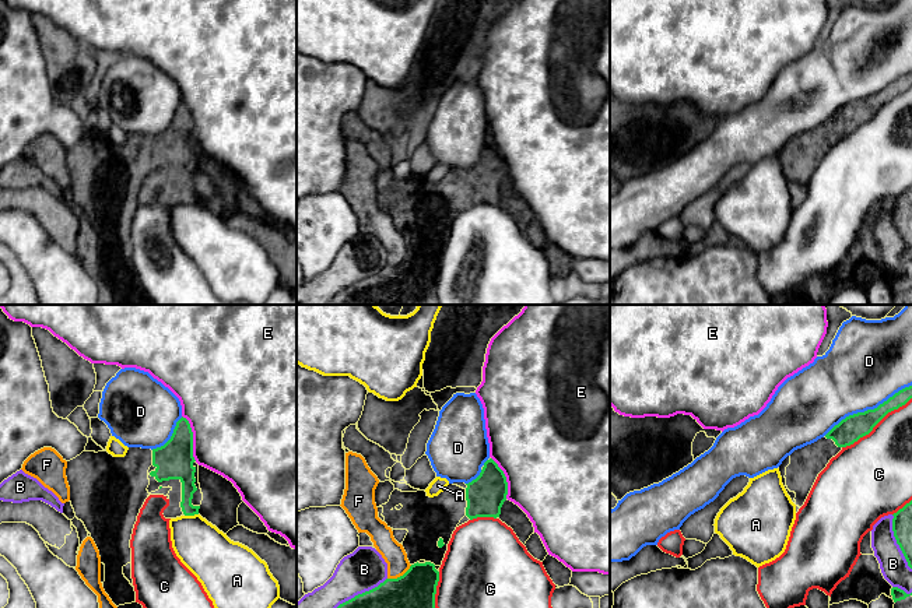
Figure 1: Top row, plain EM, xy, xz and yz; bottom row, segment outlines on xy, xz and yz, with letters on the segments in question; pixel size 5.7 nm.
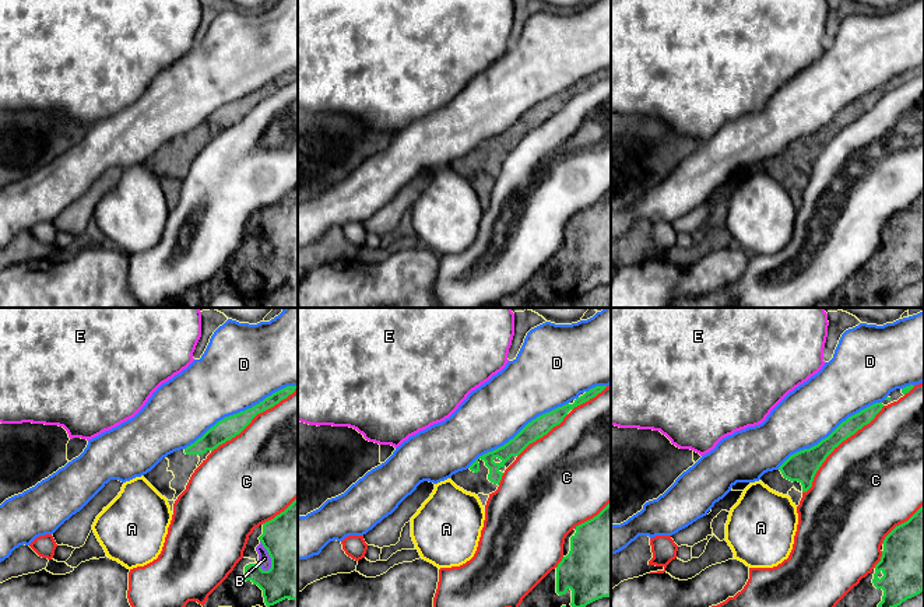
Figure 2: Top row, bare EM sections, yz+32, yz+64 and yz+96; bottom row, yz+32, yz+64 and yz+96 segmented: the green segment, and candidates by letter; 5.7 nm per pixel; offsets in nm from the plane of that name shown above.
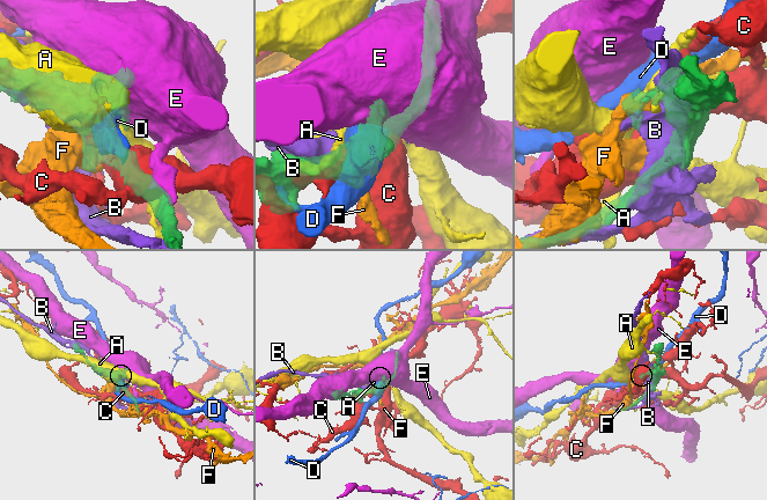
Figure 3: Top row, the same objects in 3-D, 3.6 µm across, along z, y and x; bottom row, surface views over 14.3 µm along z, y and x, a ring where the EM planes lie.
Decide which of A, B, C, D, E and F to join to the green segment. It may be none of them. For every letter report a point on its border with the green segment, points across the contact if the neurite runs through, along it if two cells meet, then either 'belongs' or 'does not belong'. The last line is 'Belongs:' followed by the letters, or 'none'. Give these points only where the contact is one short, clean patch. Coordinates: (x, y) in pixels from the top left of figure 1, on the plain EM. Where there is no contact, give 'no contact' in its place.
A: contact xy (190, 201); does not belong
B: contact yz (897, 229); does not belong
C: contact yz (876, 111); does not belong
D: contact yz (867, 97); does not belong
E: contact xy (192, 125); border xy (182, 102), (192, 119), (192, 143), (196, 147); does not belong
F: contact xz (400, 263); does not belong
Belongs: none

